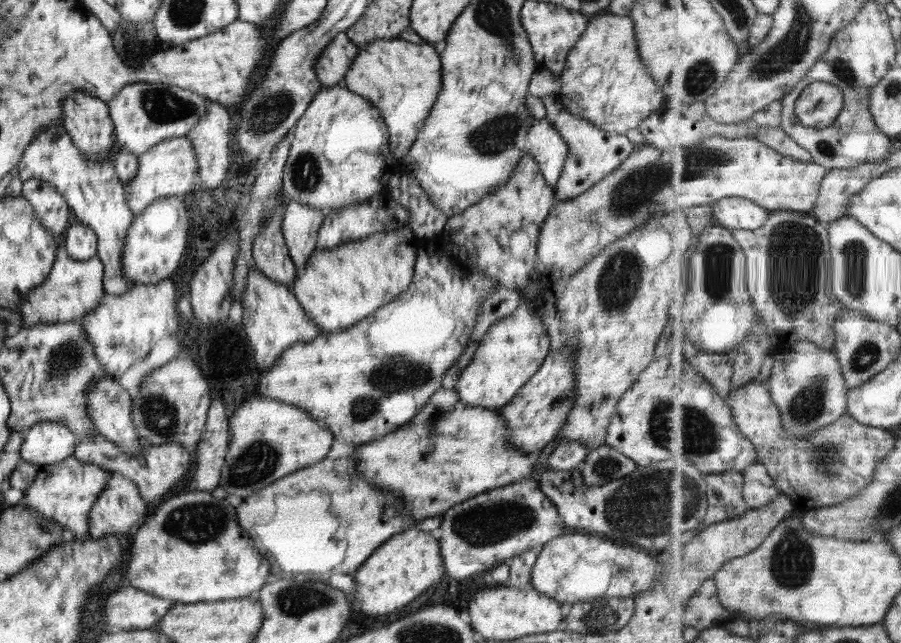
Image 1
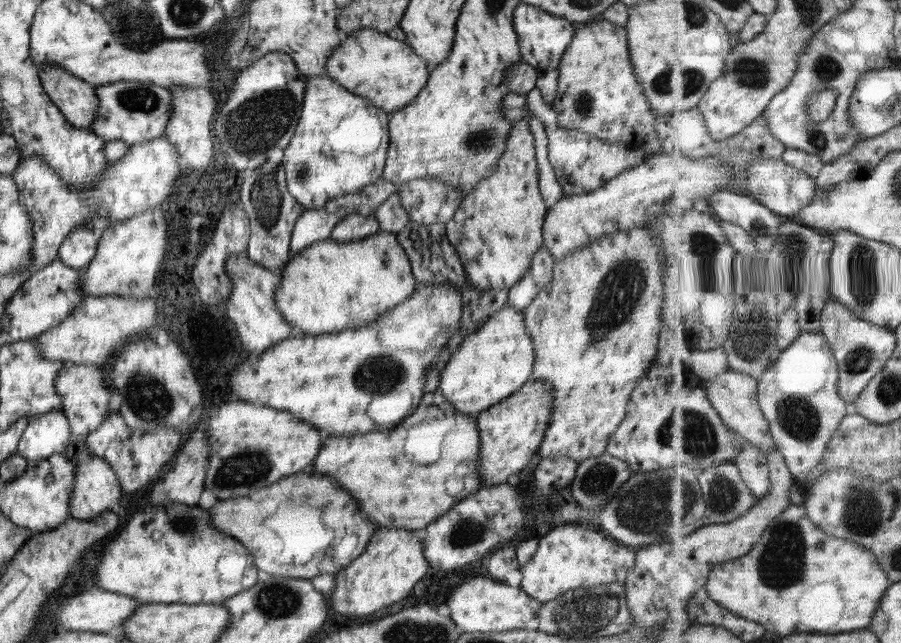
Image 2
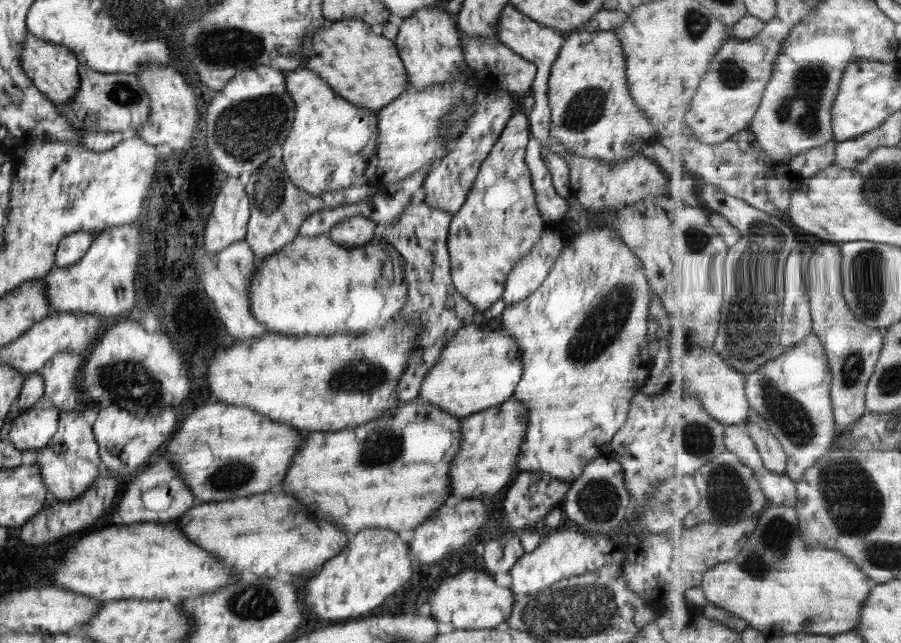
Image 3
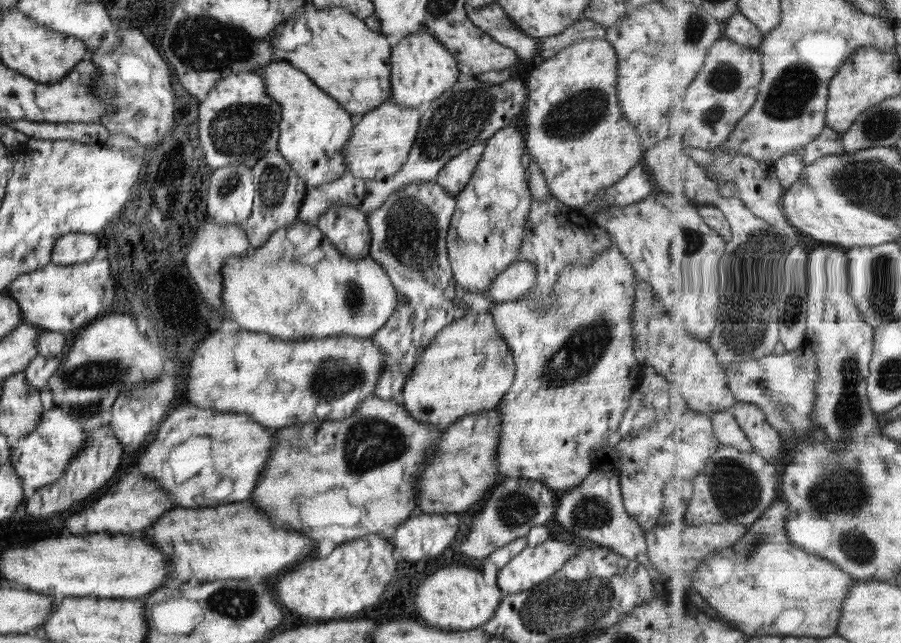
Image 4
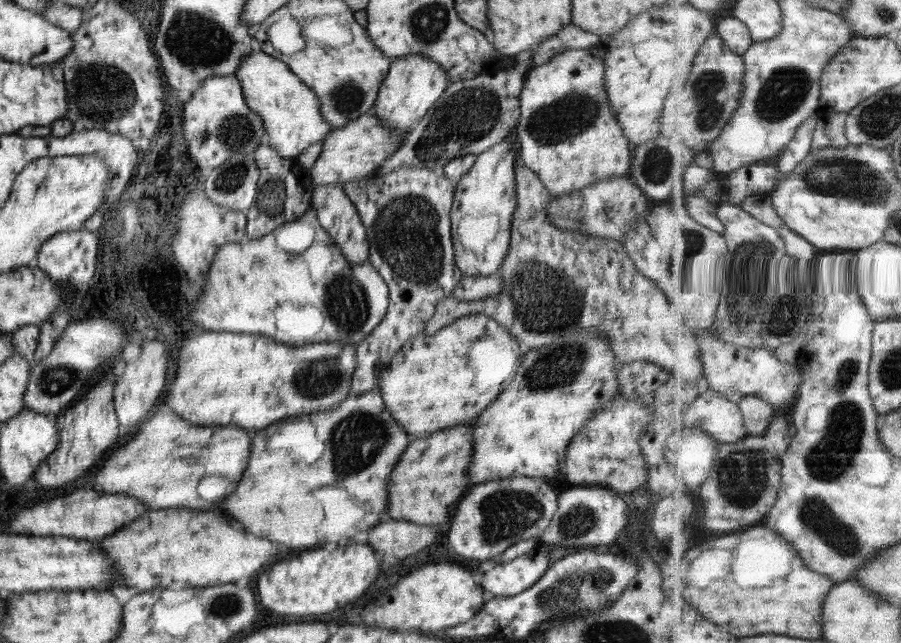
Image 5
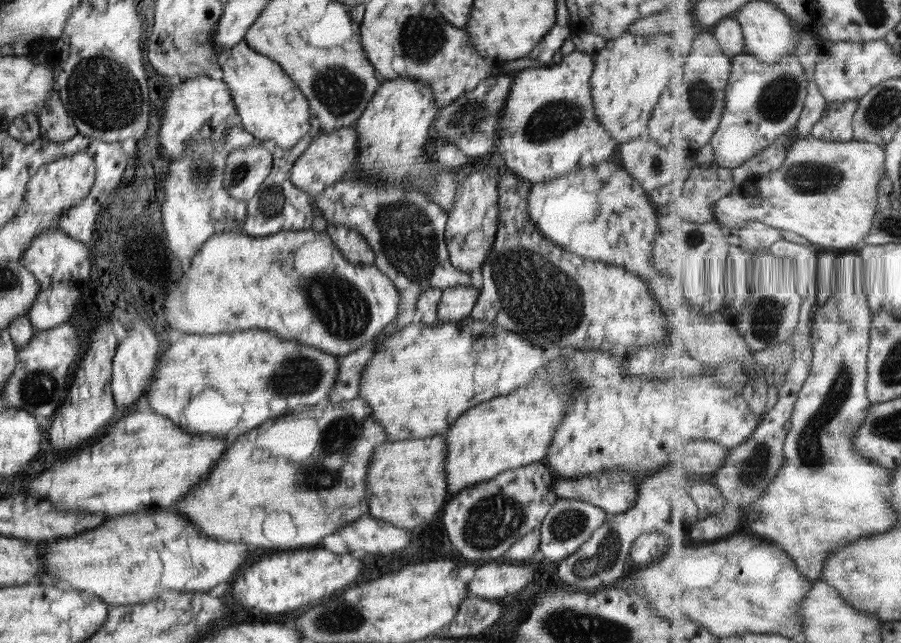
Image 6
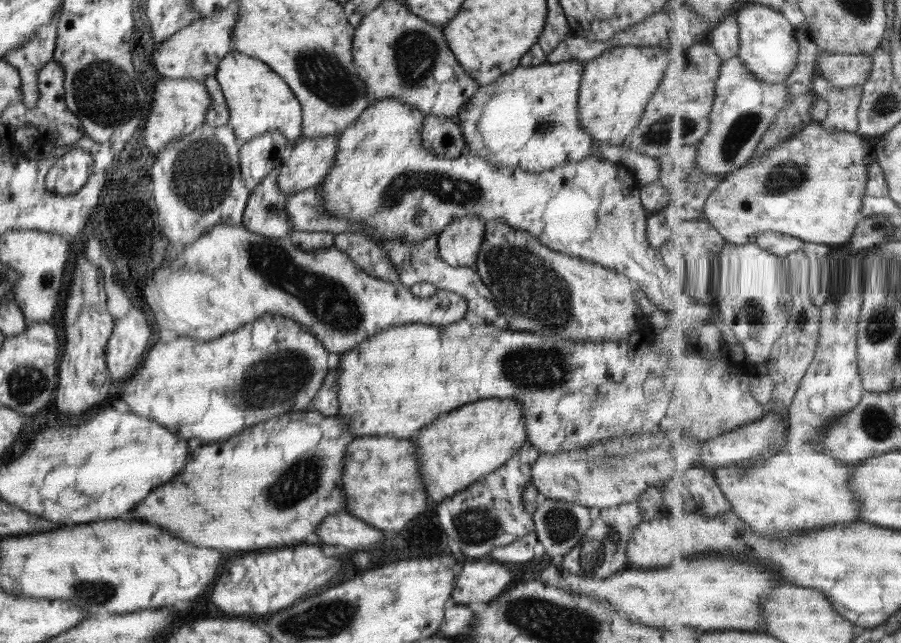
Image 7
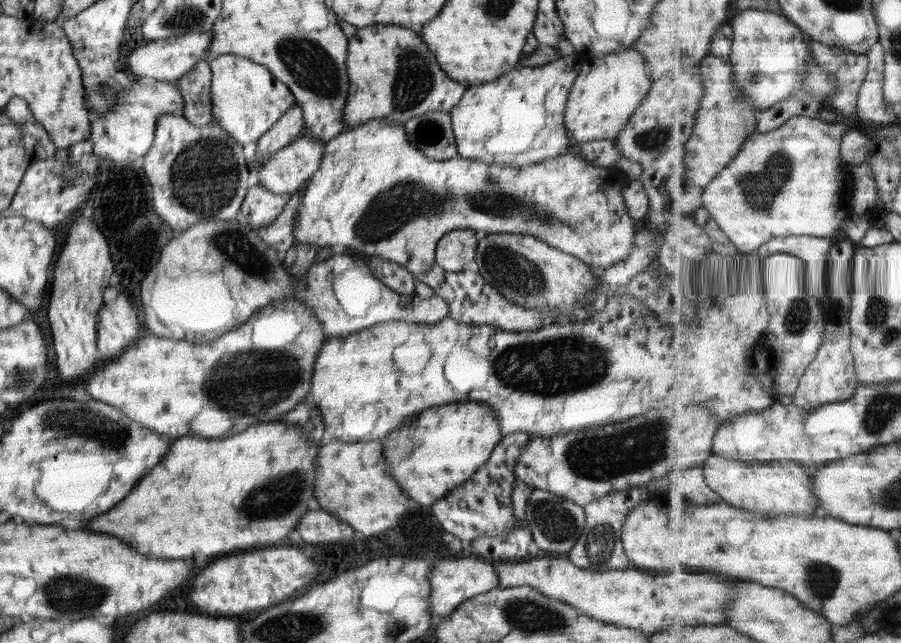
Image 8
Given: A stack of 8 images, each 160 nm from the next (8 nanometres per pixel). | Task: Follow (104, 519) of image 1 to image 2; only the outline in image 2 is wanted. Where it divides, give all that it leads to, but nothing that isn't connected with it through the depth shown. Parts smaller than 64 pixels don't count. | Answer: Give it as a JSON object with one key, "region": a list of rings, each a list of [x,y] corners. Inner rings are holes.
{"region":[[[69,434],[69,445],[63,454],[76,464],[73,488],[69,495],[69,514],[78,520],[92,520],[106,510],[116,512],[123,491],[119,479],[102,458],[95,456],[85,448],[87,436]]]}

